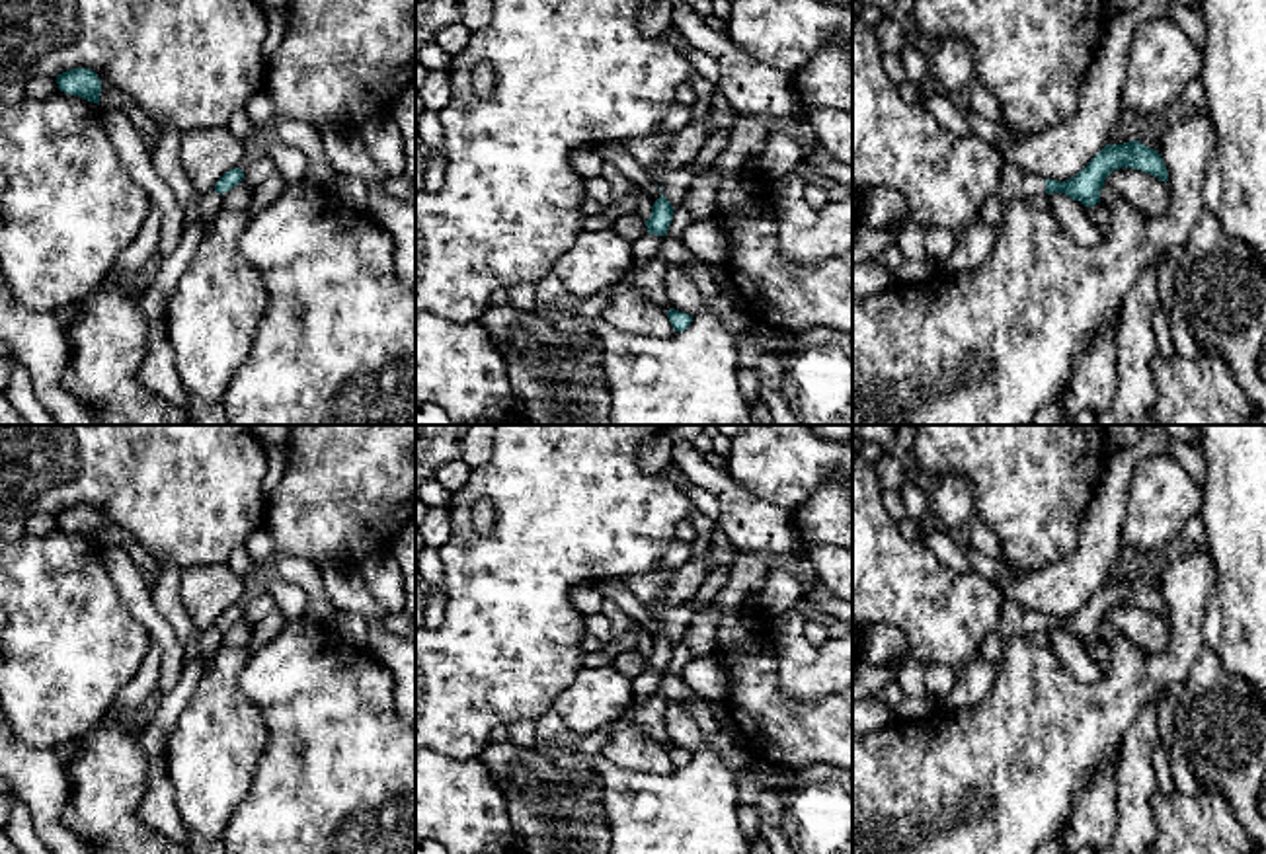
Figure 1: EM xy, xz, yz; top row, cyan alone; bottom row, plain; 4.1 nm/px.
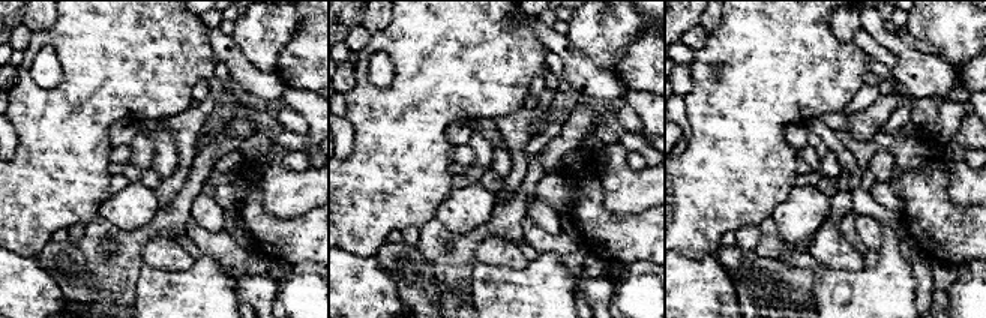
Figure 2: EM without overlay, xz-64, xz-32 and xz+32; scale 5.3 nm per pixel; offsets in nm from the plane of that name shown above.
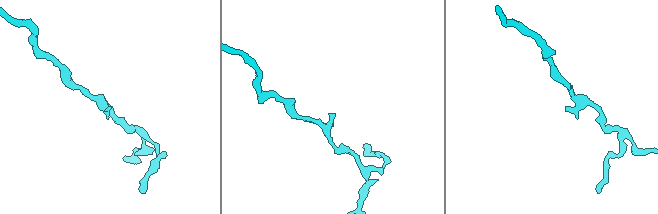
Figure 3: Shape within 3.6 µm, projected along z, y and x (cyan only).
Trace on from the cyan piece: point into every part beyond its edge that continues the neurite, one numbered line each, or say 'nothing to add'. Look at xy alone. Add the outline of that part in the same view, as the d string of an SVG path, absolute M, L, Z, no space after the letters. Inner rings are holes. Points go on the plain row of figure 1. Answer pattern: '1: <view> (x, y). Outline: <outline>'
nothing to add

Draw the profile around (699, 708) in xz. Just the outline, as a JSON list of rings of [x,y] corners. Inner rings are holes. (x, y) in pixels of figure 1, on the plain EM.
[[[692,694],[691,700],[687,700],[683,704],[691,716],[696,719],[698,727],[706,733],[712,735],[718,731],[718,723],[710,712],[710,706],[704,698],[700,698],[698,694]]]

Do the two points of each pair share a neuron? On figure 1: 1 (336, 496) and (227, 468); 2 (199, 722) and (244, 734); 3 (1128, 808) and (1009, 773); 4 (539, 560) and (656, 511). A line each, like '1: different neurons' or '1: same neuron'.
1: different neurons
2: same neuron
3: different neurons
4: same neuron

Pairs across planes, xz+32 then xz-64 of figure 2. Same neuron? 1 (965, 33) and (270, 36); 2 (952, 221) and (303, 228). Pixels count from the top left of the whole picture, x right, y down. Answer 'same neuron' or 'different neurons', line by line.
1: same neuron
2: same neuron

